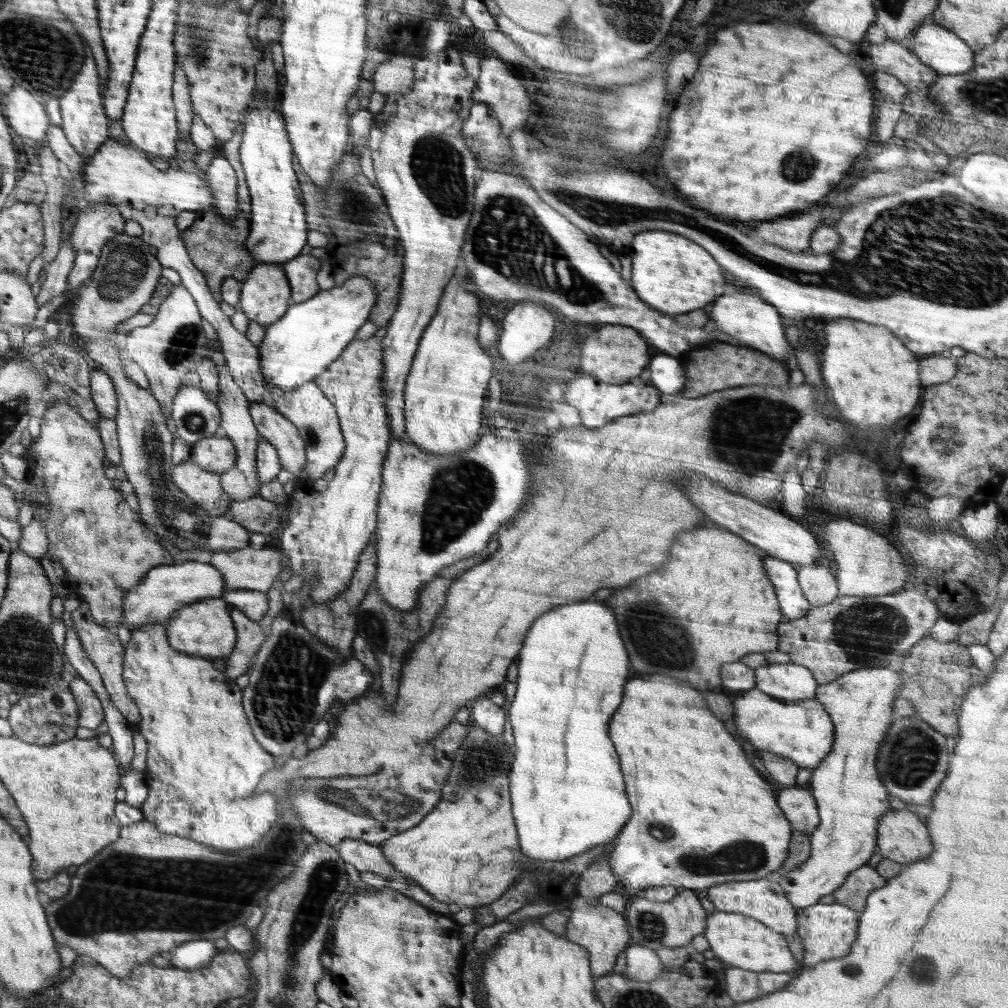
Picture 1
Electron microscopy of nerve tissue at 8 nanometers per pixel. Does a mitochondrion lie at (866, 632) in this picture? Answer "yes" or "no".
yes

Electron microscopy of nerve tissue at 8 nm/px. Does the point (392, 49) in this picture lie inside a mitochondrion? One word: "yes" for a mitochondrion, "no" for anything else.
no

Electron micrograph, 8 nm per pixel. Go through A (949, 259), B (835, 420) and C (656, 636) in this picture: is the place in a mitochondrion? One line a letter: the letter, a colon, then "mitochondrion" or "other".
A: mitochondrion
B: other
C: mitochondrion

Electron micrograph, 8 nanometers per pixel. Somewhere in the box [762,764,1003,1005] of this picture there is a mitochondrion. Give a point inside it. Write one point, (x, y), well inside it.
(923, 969)

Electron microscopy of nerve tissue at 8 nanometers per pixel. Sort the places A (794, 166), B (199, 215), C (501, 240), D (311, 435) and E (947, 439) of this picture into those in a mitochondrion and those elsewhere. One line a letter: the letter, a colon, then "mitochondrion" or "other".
A: mitochondrion
B: other
C: mitochondrion
D: mitochondrion
E: mitochondrion

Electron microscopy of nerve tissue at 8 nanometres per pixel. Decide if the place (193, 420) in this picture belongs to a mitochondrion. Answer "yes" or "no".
yes

